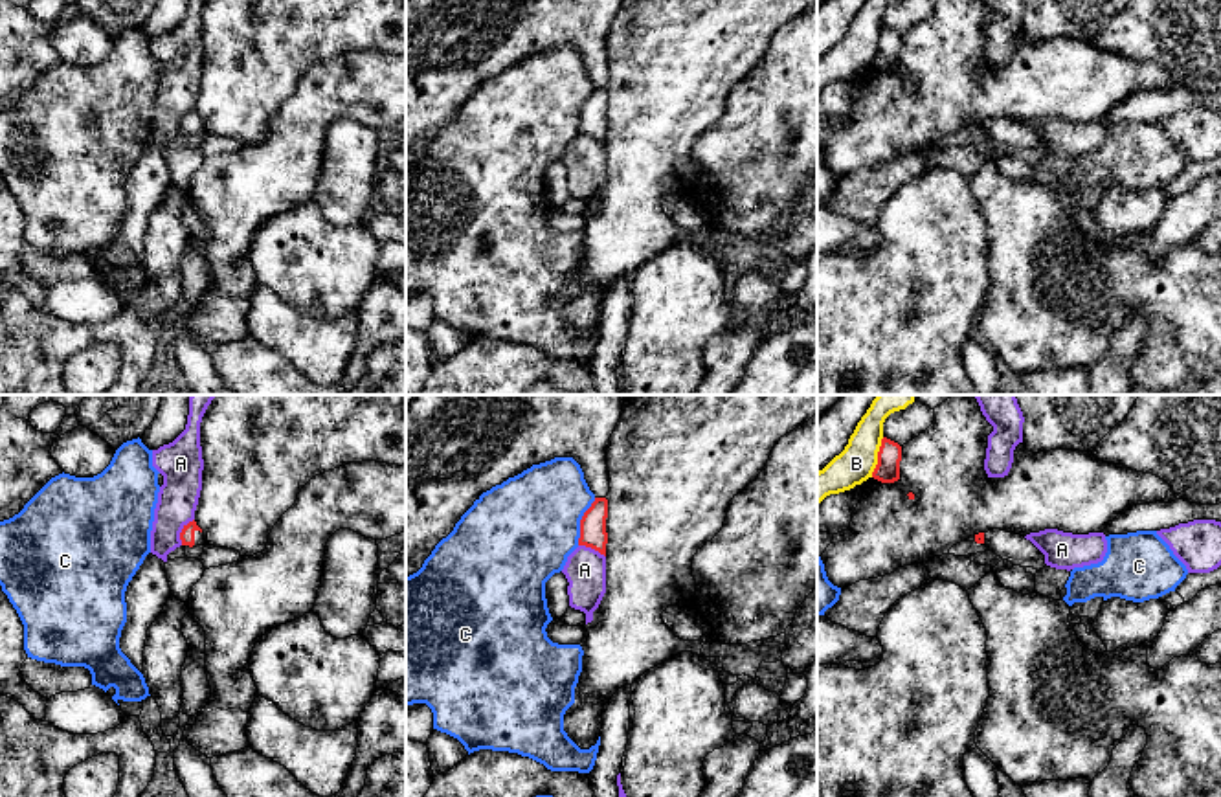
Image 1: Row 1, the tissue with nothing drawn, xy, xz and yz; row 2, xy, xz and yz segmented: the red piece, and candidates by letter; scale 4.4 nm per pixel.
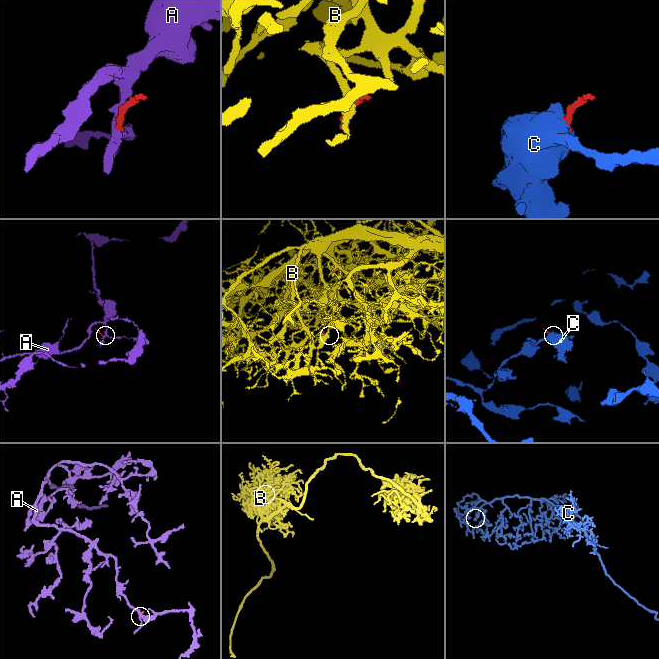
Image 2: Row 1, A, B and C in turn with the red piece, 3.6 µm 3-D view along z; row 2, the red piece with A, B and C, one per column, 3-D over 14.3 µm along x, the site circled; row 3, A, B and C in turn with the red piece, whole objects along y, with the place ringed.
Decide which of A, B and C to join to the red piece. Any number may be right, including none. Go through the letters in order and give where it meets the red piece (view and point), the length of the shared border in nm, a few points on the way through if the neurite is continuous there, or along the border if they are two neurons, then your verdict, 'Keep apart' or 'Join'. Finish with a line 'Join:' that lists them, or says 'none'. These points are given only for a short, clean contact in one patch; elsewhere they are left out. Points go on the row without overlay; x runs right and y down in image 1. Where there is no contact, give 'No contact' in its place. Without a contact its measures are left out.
A: Touches red at xy (182, 120). Shared border 130 nm. Boundary: xy (193, 107), (182, 118), (180, 133). Keep apart
B: Touches red at yz (878, 46). Shared border 190 nm. Boundary: yz (884, 26), (878, 37), (878, 52), (871, 65). Keep apart
C: Touches red at xz (581, 111). Shared border 220 nm. Boundary: xz (595, 87), (581, 109), (577, 133). Keep apart
Join: none

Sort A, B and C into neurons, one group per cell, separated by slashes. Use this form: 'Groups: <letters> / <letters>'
Groups: A / B / C

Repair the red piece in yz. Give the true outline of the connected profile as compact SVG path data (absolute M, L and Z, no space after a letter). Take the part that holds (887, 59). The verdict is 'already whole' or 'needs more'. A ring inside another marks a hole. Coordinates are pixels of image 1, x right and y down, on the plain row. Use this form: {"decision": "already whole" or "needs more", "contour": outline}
{"decision": "already whole", "contour": "M887 26L881 28L878 40L878 53L872 66L881 72L894 72L900 68L902 35Z"}

